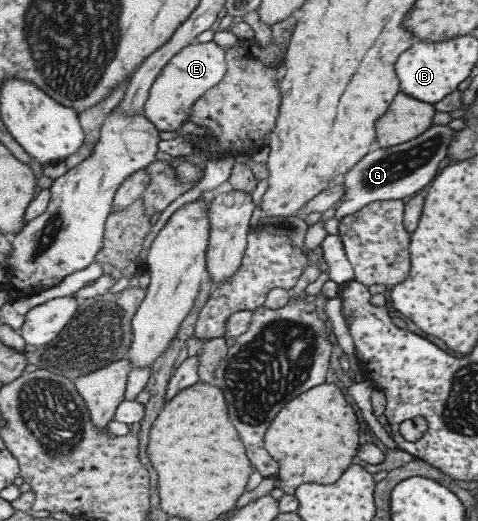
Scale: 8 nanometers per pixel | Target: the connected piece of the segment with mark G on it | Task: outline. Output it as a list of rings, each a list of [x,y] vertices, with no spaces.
[[[432,125],[426,132],[408,142],[388,148],[375,146],[340,178],[339,183],[343,184],[345,191],[336,204],[335,218],[340,220],[354,214],[371,202],[402,199],[418,193],[438,174],[438,166],[446,158],[447,148],[455,137],[455,132],[446,125]]]

